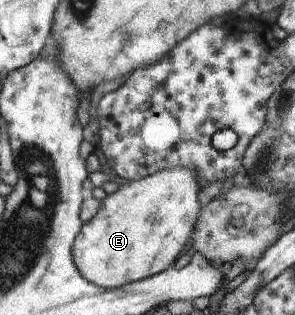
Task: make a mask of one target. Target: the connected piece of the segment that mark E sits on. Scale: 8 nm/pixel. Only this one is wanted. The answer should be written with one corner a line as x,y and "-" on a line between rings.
169,167
144,179
129,182
104,197
97,215
82,224
81,233
72,244
72,261
80,275
102,289
120,289
128,283
148,279
174,266
176,259
188,250
188,241
192,239
198,221
201,187
192,167

